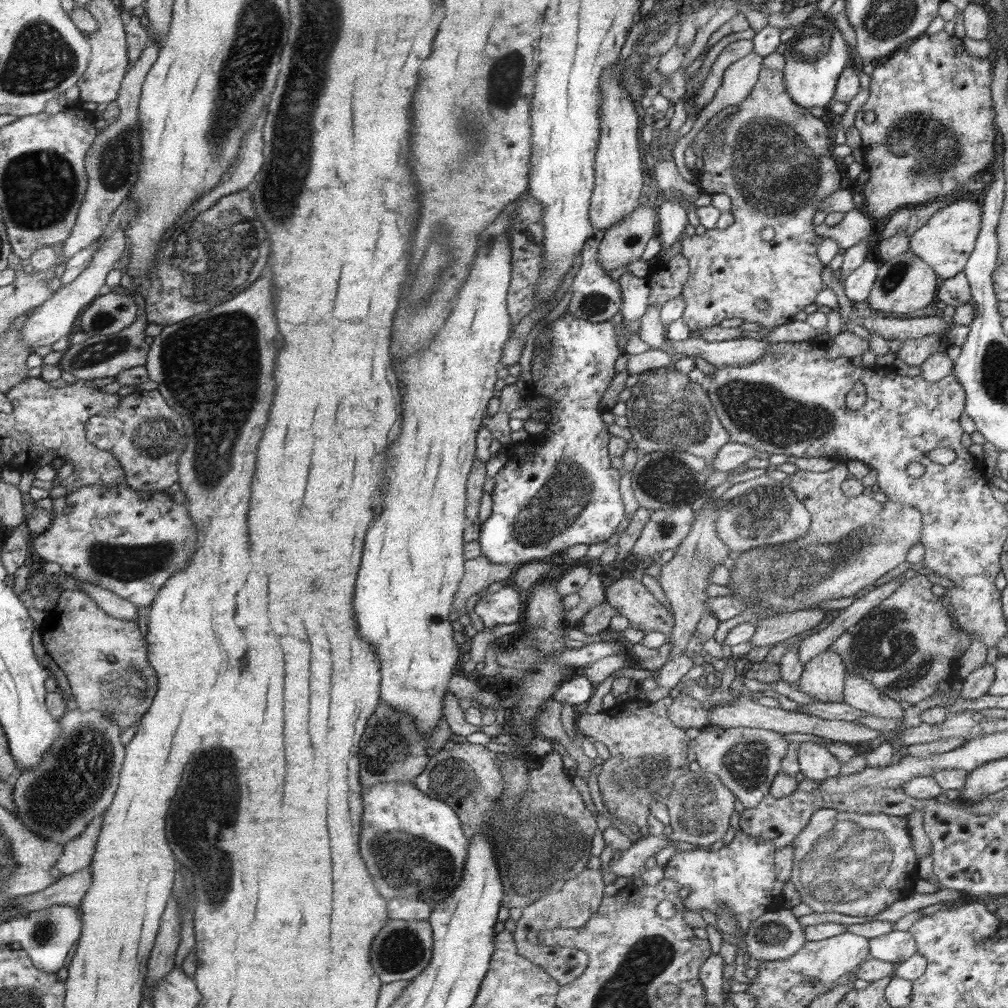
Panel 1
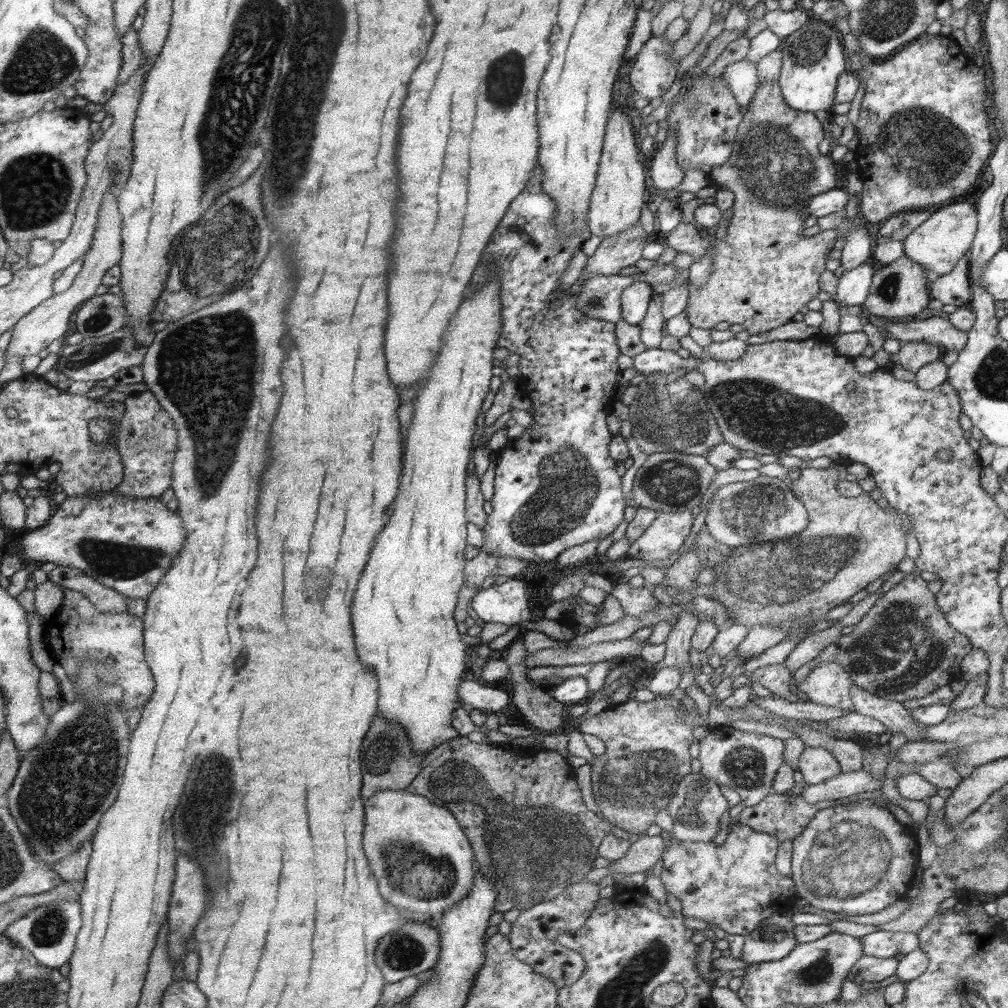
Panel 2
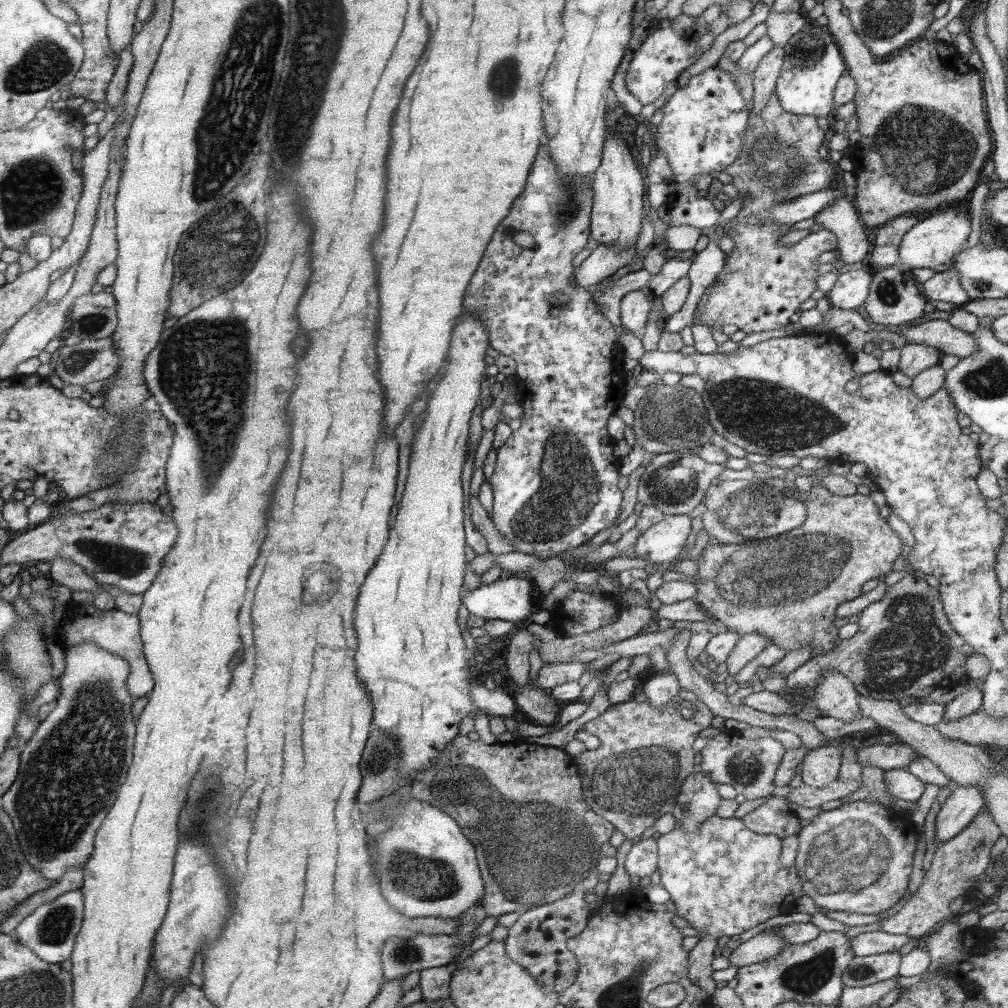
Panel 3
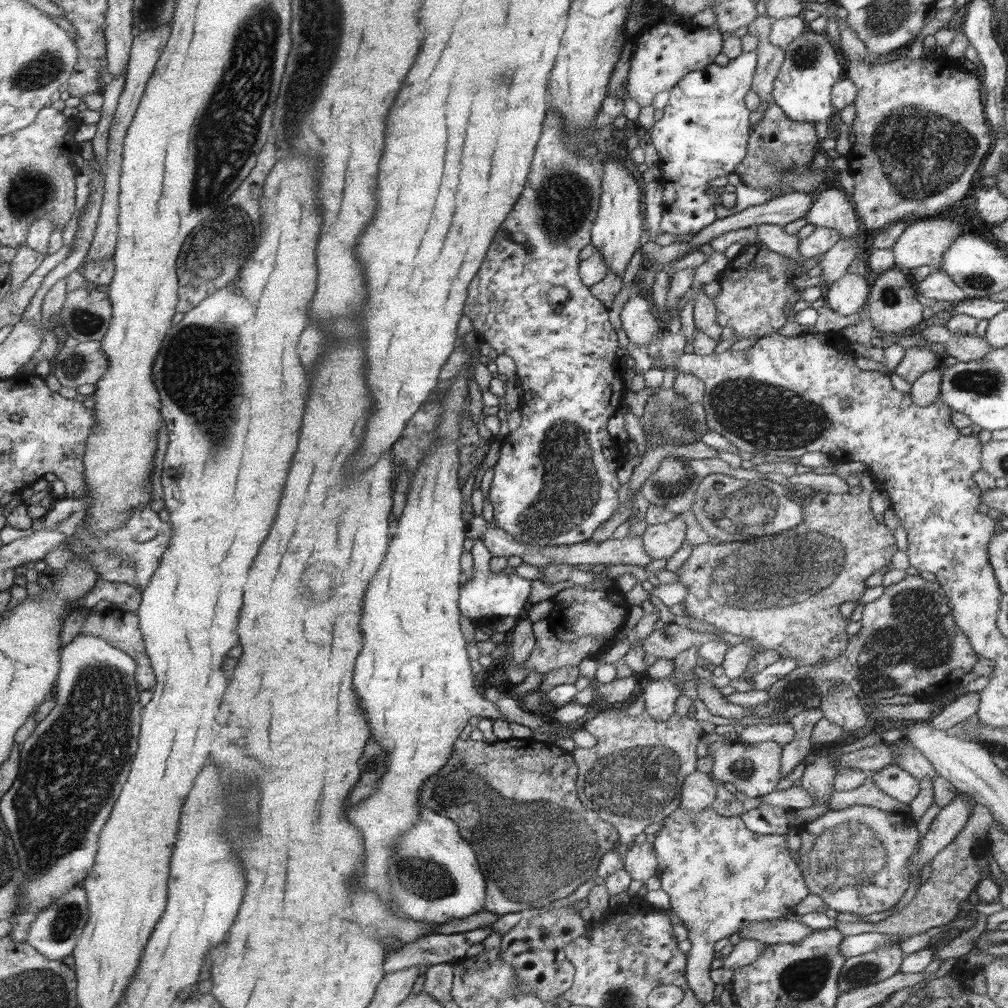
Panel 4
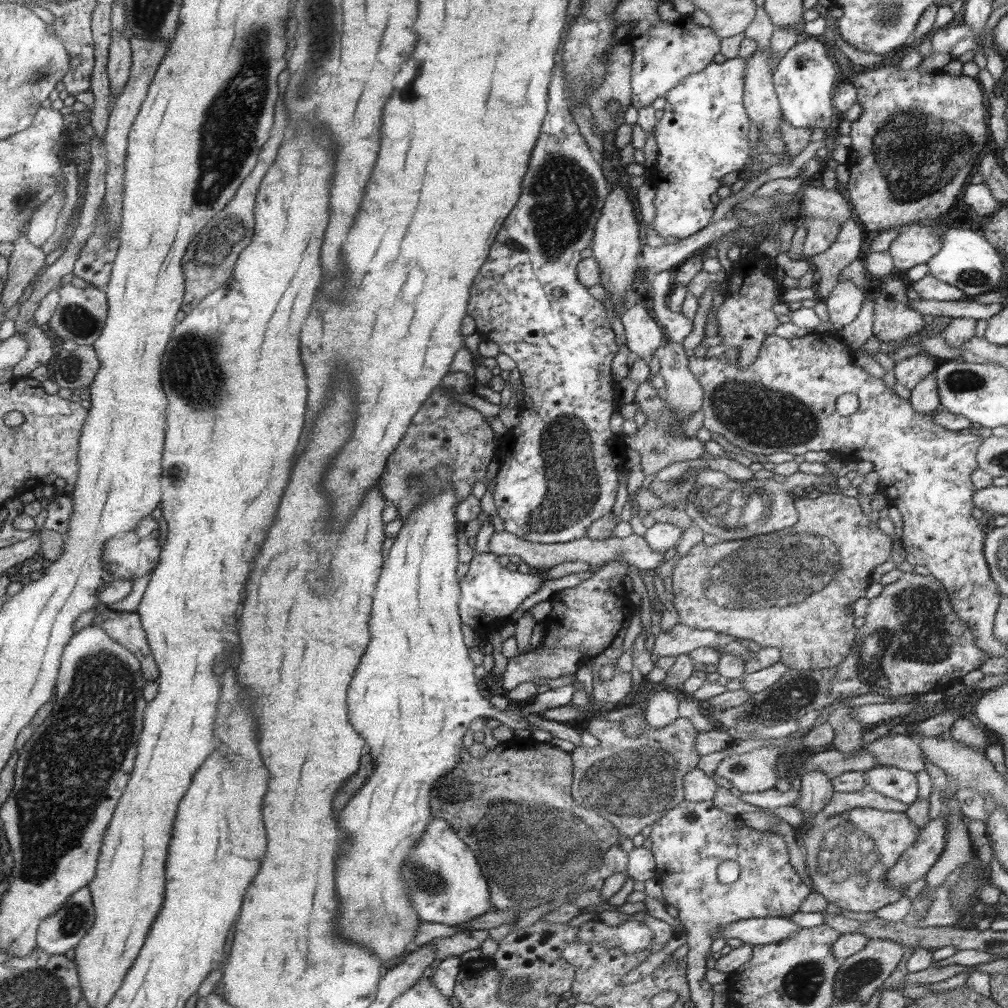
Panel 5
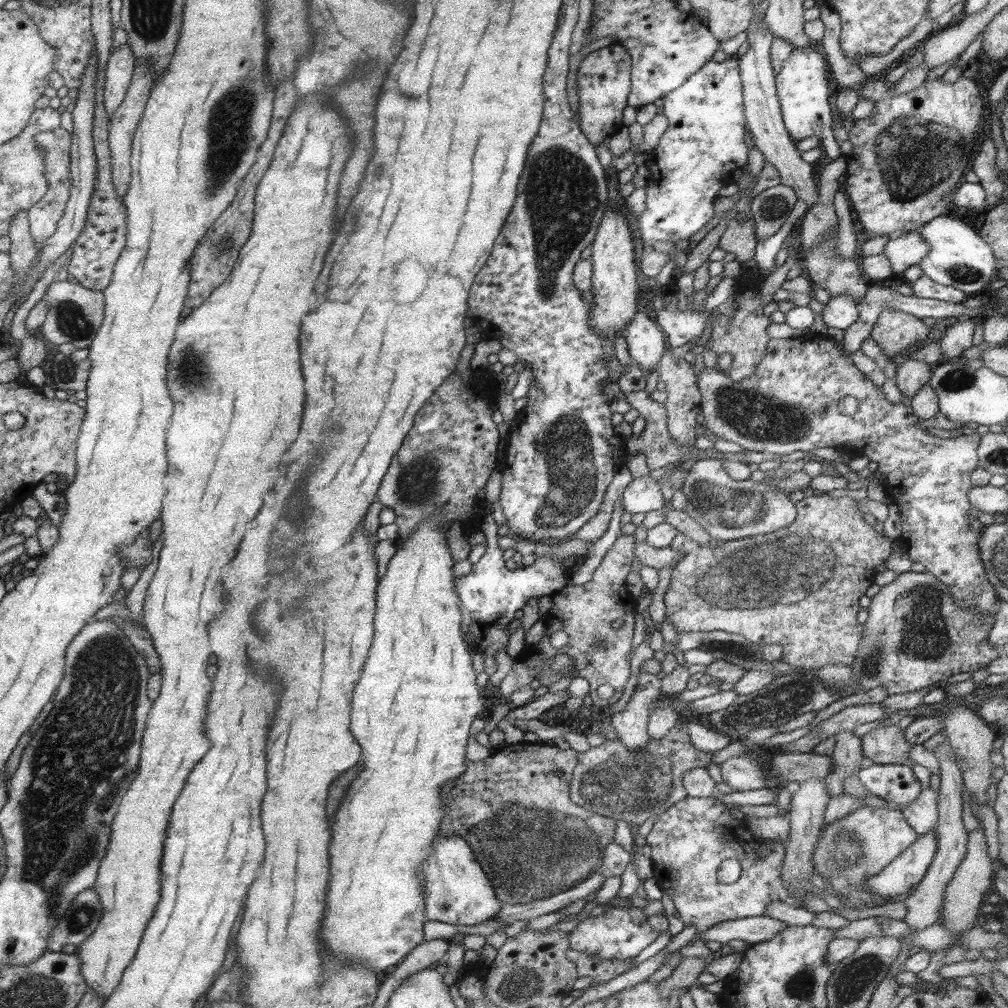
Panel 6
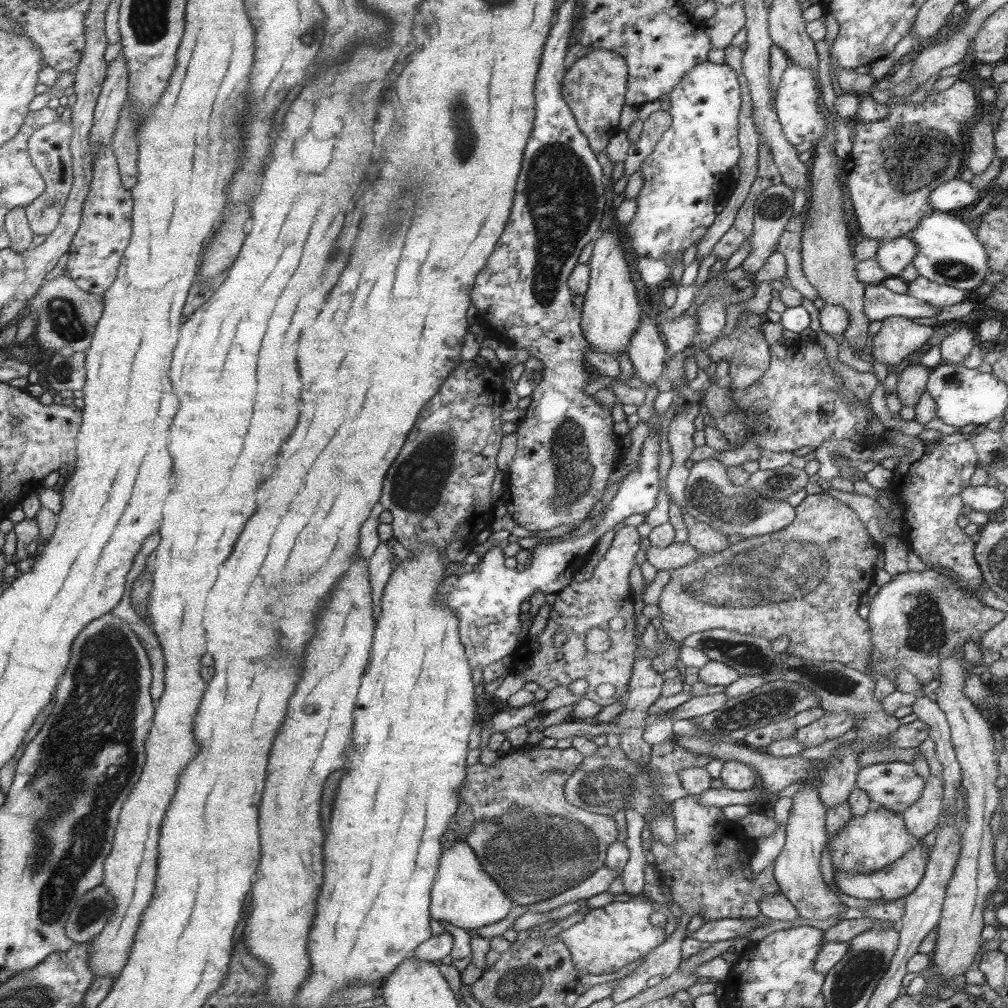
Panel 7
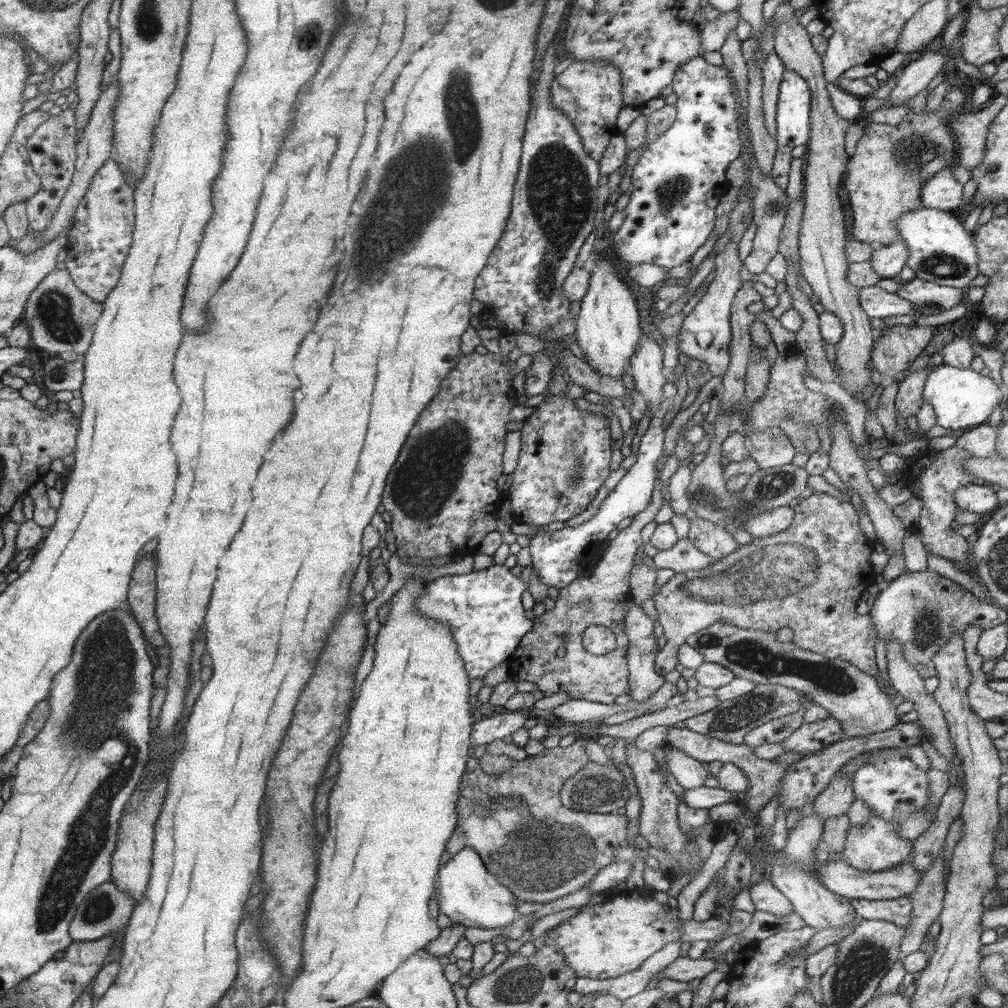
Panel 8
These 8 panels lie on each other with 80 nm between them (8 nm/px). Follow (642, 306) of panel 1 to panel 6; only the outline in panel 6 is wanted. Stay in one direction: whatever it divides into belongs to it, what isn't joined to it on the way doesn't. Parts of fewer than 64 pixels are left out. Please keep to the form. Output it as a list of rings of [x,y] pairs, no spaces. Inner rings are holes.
[[[639,312],[627,325],[623,336],[634,364],[644,372],[658,370],[660,359],[667,350],[665,334],[658,323]]]

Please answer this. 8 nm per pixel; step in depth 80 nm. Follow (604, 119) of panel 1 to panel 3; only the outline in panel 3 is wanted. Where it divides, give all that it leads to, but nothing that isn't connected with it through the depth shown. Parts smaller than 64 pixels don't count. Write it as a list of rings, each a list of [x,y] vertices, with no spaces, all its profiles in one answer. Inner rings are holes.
[[[615,130],[609,131],[604,142],[604,154],[601,163],[591,180],[594,209],[592,210],[592,241],[610,247],[630,247],[642,228],[644,218],[644,180],[638,170],[636,160],[632,158],[628,144],[618,136]]]

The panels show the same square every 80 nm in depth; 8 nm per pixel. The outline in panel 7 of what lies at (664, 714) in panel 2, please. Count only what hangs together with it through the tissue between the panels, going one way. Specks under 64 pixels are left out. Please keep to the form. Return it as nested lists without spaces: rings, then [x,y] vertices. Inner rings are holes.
[[[672,734],[666,742],[651,748],[650,761],[646,767],[638,767],[620,746],[598,747],[592,757],[585,757],[583,765],[572,774],[567,782],[565,796],[574,806],[584,807],[585,811],[598,812],[604,815],[620,814],[620,810],[634,807],[644,816],[651,814],[658,797],[666,797],[667,801],[678,801],[690,793],[682,784],[681,773],[688,767],[704,767],[714,759],[706,755],[694,755],[680,744],[680,736]]]

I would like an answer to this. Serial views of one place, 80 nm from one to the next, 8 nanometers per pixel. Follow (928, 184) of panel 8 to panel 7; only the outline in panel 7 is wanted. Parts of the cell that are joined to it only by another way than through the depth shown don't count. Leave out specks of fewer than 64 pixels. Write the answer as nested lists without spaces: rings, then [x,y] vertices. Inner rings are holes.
[[[956,177],[936,186],[930,193],[929,201],[936,211],[949,213],[971,203],[976,205],[983,195],[982,190],[974,189],[970,182]]]

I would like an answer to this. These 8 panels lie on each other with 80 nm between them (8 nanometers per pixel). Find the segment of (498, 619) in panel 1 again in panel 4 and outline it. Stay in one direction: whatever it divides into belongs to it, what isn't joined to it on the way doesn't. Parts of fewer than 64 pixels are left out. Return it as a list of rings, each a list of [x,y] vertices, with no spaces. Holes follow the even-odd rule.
[[[472,538],[474,545],[471,553],[473,556],[474,570],[472,579],[468,579],[462,588],[462,596],[460,597],[460,610],[466,618],[470,620],[498,620],[502,616],[522,616],[522,608],[524,608],[524,600],[528,600],[530,596],[530,588],[532,581],[518,576],[518,573],[506,574],[506,572],[490,572],[491,551],[484,544],[482,538]]]

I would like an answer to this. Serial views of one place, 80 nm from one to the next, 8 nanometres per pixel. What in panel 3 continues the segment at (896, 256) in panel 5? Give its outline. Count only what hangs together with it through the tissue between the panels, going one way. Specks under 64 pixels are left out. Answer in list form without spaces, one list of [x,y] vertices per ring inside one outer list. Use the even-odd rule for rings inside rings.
[[[968,202],[951,205],[922,222],[918,222],[898,246],[899,262],[912,269],[929,268],[934,273],[946,272],[954,266],[954,258],[967,246],[971,229],[972,215]]]

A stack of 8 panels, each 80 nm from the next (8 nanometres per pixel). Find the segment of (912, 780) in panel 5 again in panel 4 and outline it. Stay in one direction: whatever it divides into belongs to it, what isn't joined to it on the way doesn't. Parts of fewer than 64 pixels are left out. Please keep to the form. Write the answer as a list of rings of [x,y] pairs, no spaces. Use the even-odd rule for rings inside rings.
[[[897,765],[886,766],[871,775],[876,787],[904,804],[914,801],[920,792],[919,780]]]

